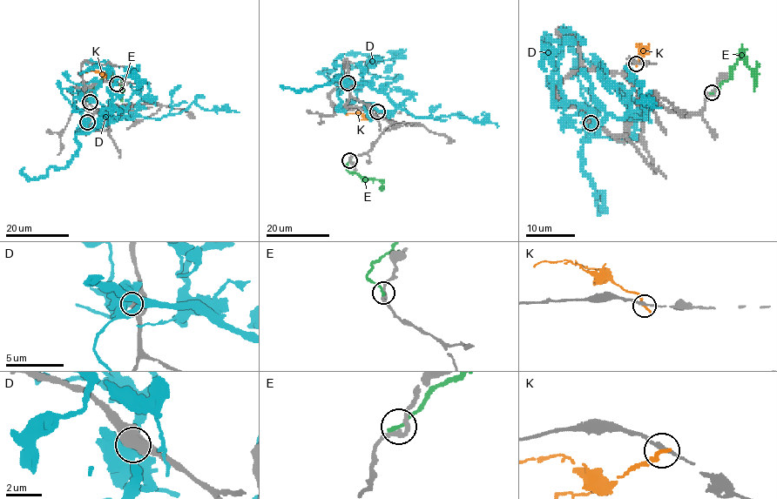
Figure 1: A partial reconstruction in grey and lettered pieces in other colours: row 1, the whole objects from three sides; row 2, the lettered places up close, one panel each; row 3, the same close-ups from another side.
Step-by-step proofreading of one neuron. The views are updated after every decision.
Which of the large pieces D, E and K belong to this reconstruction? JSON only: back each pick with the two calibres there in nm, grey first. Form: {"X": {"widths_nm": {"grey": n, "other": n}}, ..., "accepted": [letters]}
{"accepted": []}

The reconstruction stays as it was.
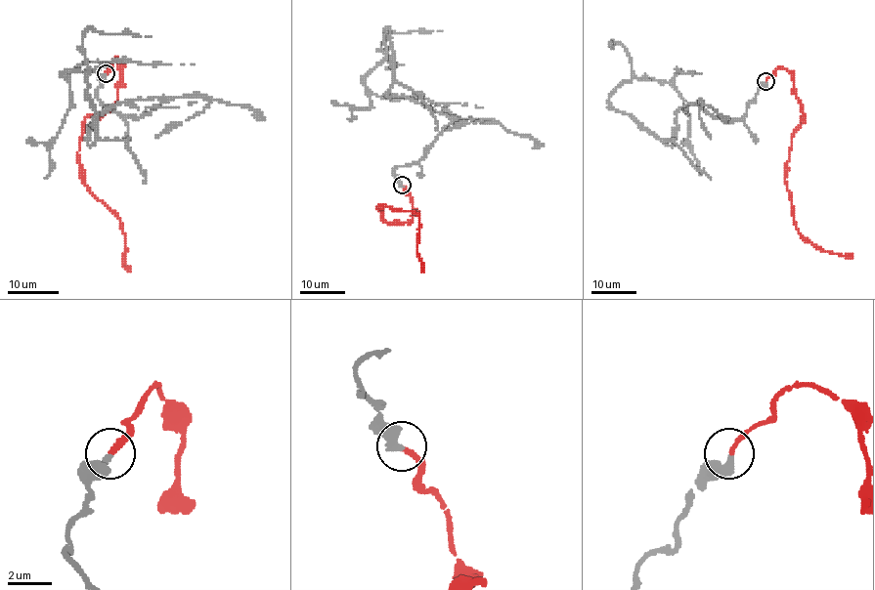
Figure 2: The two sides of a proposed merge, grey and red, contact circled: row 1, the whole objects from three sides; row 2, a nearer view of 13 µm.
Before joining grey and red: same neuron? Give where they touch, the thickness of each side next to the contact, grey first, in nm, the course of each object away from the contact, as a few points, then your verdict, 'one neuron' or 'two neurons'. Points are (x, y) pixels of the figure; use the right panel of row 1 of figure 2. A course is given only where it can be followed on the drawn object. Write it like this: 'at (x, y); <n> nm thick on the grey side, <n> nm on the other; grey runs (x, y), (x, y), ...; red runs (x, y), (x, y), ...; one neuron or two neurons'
at (765, 81); 360 nm thick on the grey side, 200 nm on the other; grey runs (766, 82), (740, 120), (684, 105), (669, 146), (611, 107), (609, 94), (633, 78), (702, 73); red runs (766, 82), (776, 69), (785, 68), (802, 107), (785, 179), (798, 232), (825, 251), (852, 258); one neuron

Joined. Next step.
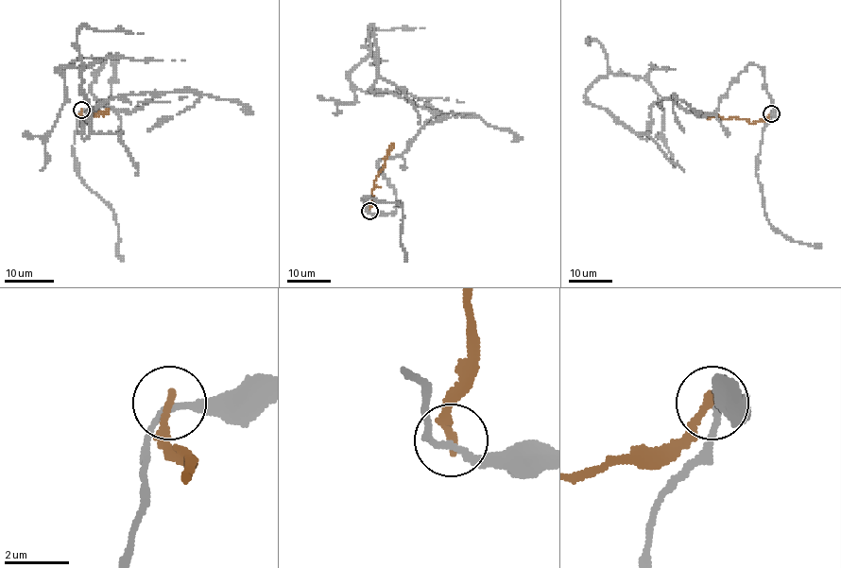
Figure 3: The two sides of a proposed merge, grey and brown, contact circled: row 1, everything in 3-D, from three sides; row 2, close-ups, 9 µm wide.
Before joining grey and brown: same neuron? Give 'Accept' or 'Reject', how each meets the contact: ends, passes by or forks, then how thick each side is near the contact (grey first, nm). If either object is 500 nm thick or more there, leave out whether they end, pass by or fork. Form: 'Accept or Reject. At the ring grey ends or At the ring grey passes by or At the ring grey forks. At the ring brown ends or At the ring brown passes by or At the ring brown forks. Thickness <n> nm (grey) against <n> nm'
Reject. At the ring grey passes by. At the ring brown ends. Thickness 170 nm (grey) against 280 nm

